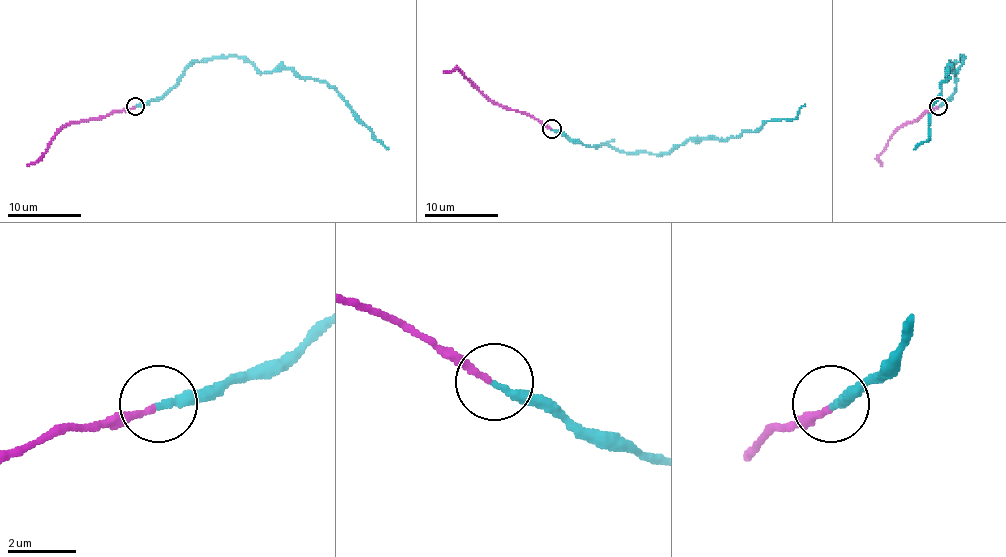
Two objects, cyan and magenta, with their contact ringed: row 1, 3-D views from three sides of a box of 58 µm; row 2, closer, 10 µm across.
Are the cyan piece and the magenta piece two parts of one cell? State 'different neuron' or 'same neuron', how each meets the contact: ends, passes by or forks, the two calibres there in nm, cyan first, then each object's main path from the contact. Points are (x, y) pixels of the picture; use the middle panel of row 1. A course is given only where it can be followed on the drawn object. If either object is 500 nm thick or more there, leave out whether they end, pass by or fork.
same neuron; cyan ends there; magenta ends there; 240 nm thick on the cyan side, 180 nm on the other; cyan runs (551, 128), (584, 145), (669, 154), (690, 139), (740, 136), (755, 132), (768, 121), (794, 119), (805, 104); magenta runs (551, 128), (525, 113), (506, 110), (486, 97), (456, 69), (443, 72)

